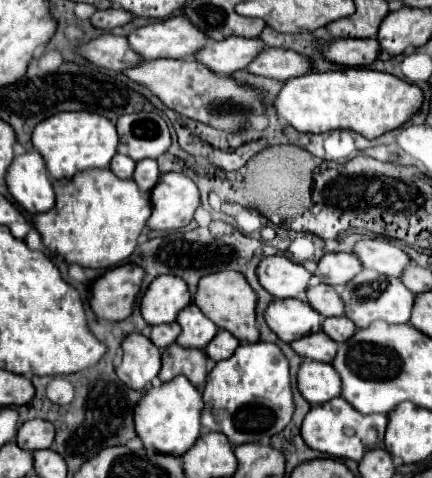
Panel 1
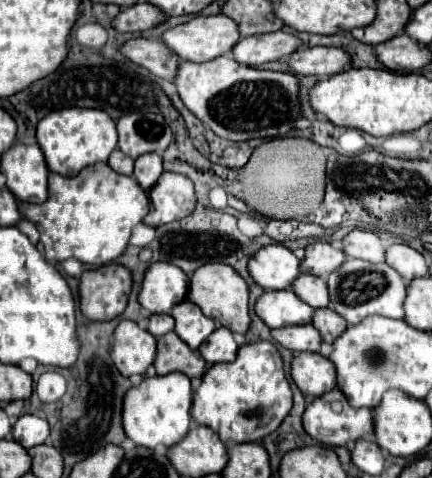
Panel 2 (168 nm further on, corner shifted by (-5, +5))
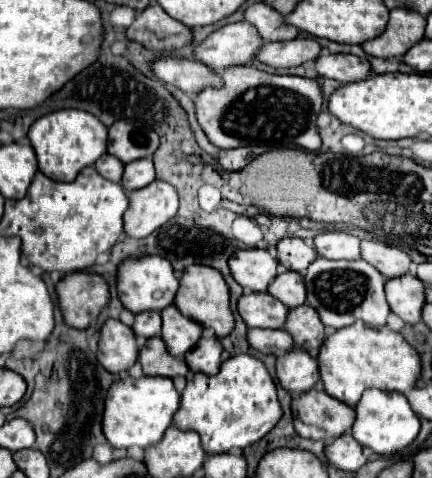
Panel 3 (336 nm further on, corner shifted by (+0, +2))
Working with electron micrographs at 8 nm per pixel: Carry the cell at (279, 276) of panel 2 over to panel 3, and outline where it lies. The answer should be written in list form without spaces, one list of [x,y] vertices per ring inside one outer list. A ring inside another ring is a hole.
[[[264,248],[236,250],[230,258],[230,270],[242,288],[252,292],[266,292],[278,276],[278,260]]]

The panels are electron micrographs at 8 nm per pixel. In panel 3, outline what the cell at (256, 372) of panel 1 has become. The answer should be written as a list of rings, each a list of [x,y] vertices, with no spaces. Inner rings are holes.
[[[238,354],[224,360],[216,376],[206,376],[202,372],[194,374],[182,392],[182,404],[176,412],[174,426],[180,430],[198,432],[204,450],[208,454],[220,454],[258,442],[276,426],[280,416],[282,408],[278,402],[276,384],[264,362],[252,354]]]

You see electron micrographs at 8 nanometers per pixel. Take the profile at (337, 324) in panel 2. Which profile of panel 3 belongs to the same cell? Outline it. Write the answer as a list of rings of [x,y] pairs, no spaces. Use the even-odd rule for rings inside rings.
[[[308,304],[298,306],[296,310],[290,310],[288,326],[284,328],[296,338],[296,346],[304,348],[310,354],[318,354],[320,346],[326,340],[326,328],[322,320],[318,312]]]

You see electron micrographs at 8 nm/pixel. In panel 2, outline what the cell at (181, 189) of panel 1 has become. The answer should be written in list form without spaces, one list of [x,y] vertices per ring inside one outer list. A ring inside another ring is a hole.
[[[163,173],[159,181],[149,189],[149,215],[143,223],[159,227],[187,217],[195,209],[193,181],[179,173]]]

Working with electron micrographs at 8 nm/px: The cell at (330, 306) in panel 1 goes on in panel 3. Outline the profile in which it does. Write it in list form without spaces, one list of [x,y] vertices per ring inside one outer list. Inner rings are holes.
[[[280,272],[276,276],[276,282],[268,288],[268,292],[276,298],[280,298],[288,308],[296,308],[306,304],[306,284],[304,276],[298,272]]]

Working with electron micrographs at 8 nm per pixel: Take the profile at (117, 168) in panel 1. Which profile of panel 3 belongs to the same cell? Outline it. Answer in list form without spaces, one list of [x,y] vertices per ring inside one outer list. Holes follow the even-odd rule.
[[[112,154],[100,156],[94,166],[96,166],[96,170],[98,170],[104,178],[108,178],[108,180],[112,180],[112,182],[120,182],[122,172],[124,172],[124,164],[122,164],[118,158],[114,158]]]

